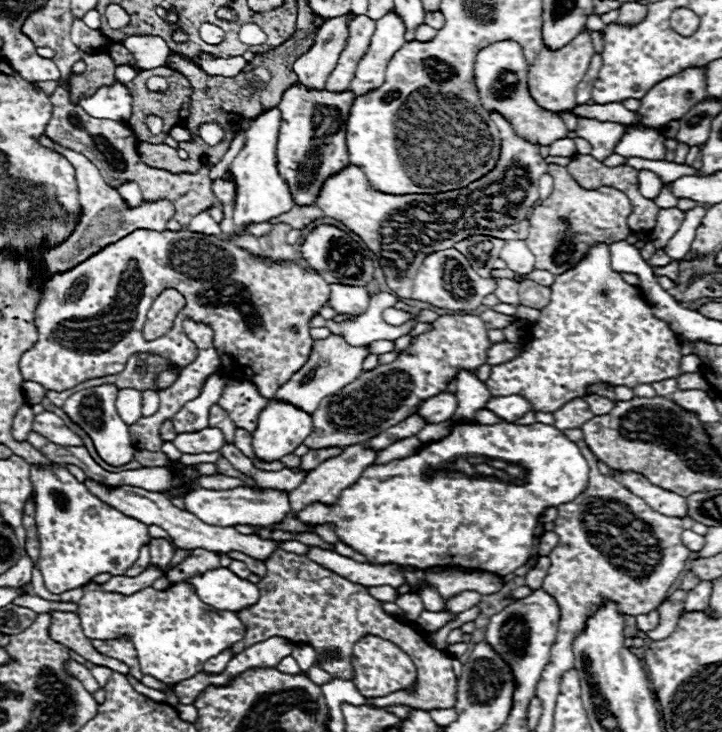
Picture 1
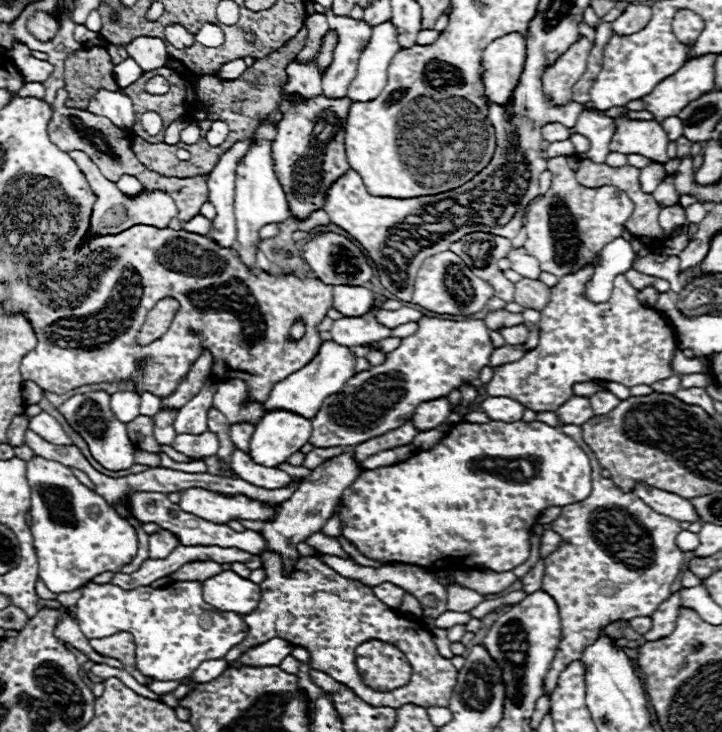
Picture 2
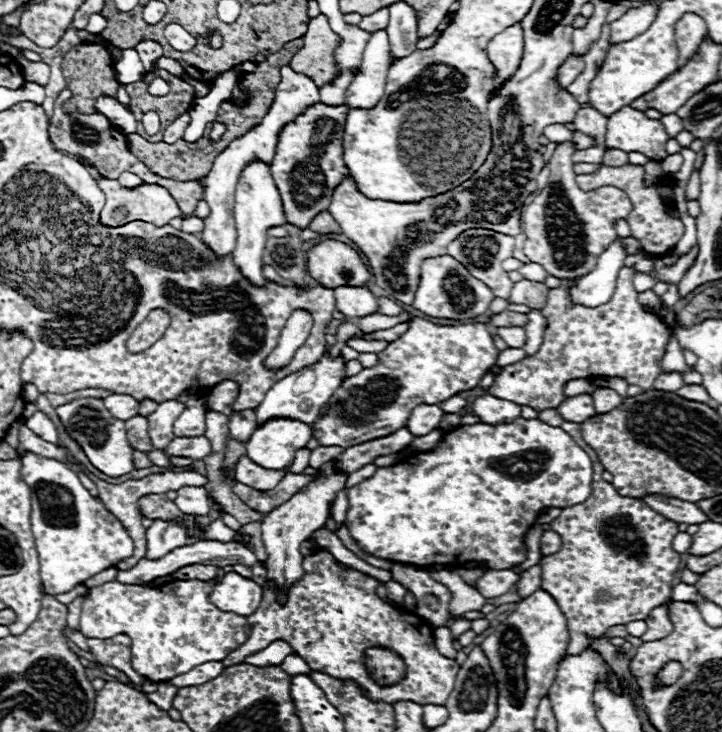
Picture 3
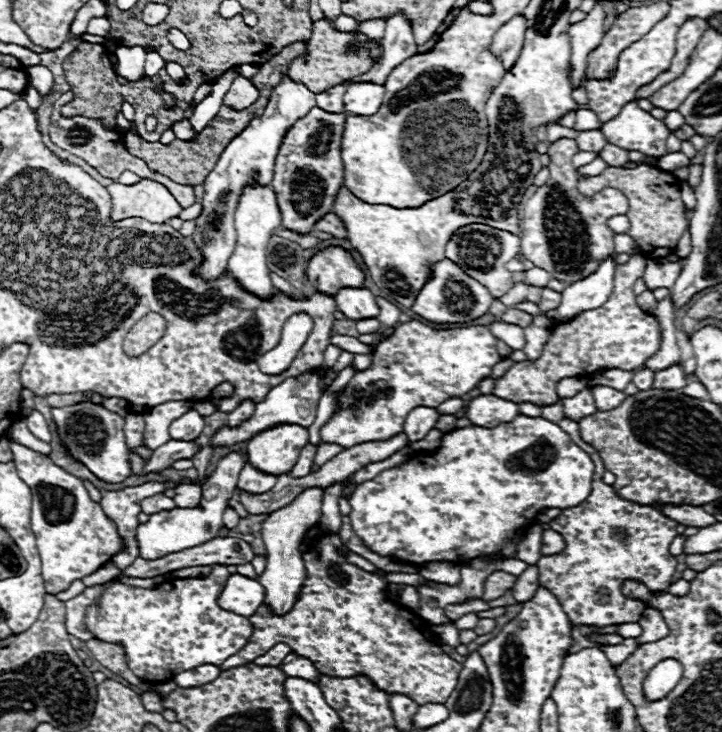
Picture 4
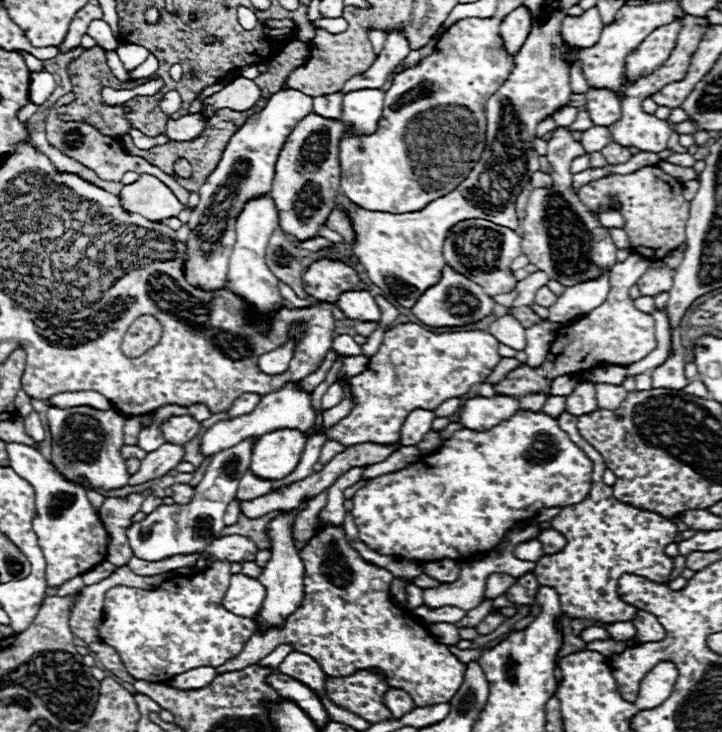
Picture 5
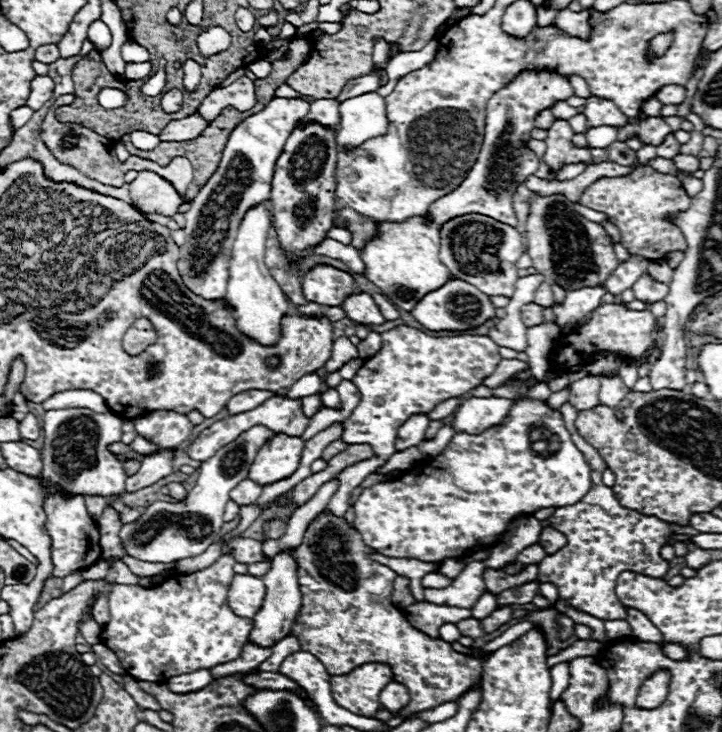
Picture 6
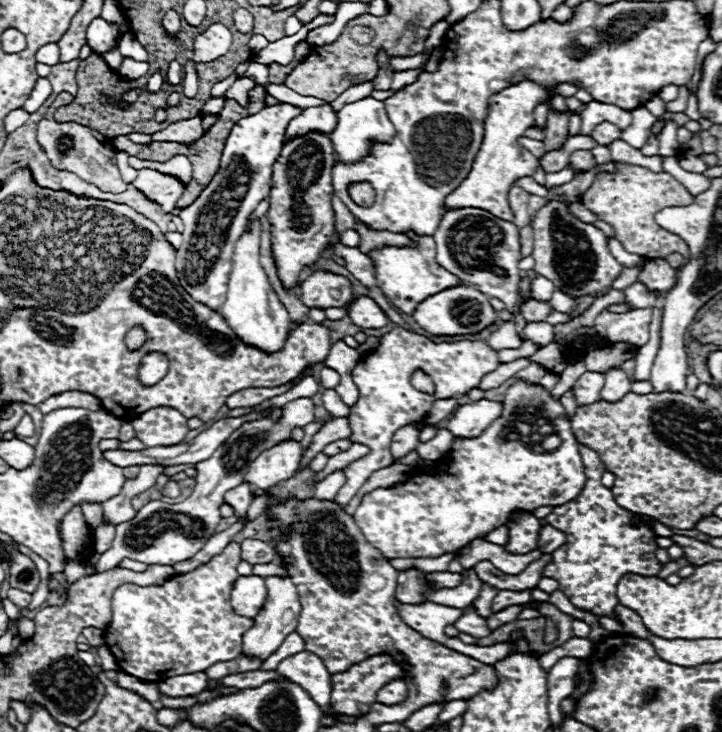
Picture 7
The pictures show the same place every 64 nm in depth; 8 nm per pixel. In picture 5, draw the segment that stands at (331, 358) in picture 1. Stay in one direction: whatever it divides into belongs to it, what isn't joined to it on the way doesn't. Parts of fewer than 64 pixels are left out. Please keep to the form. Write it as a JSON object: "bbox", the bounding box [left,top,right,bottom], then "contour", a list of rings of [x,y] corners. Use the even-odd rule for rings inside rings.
{"bbox":[200,384,316,458],"contour":[[[288,384],[284,386],[282,390],[278,392],[272,392],[272,394],[266,394],[260,404],[250,412],[250,414],[244,414],[244,416],[238,416],[238,418],[230,418],[230,420],[222,420],[222,422],[216,422],[214,426],[210,426],[204,434],[202,434],[202,440],[200,440],[200,452],[204,458],[240,442],[240,438],[248,438],[252,434],[266,434],[266,432],[274,432],[274,430],[282,430],[282,428],[290,428],[290,430],[300,430],[300,432],[306,432],[308,428],[312,428],[316,420],[316,412],[310,410],[310,394],[304,394],[300,390],[296,390],[296,384]]]}

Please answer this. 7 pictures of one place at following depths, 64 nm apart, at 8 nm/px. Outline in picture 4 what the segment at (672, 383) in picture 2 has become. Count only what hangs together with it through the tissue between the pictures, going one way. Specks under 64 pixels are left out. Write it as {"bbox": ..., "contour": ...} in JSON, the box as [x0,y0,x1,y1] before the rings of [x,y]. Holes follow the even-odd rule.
{"bbox":[654,364,688,390],"contour":[[[674,364],[670,368],[658,370],[654,374],[654,388],[662,388],[662,390],[680,390],[688,384],[688,378],[682,370],[682,364]]]}

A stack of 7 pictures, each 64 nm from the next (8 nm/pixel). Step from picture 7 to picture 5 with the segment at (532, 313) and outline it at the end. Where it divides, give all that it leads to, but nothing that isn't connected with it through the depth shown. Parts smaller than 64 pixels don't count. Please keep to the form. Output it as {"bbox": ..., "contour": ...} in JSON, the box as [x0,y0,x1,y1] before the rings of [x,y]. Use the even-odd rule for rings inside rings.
{"bbox":[514,306,542,328],"contour":[[[530,306],[516,308],[516,310],[514,310],[514,316],[516,316],[516,320],[520,320],[520,324],[522,324],[524,328],[530,328],[530,326],[534,326],[534,324],[538,324],[538,322],[542,320]]]}

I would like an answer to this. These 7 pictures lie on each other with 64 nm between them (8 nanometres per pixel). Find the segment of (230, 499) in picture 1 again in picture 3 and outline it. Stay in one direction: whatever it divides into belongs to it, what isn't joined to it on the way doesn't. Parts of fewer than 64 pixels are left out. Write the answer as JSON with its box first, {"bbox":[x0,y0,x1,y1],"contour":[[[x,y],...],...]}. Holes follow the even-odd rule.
{"bbox":[176,486,208,514],"contour":[[[184,486],[178,490],[176,506],[186,514],[208,514],[206,488],[204,486]]]}

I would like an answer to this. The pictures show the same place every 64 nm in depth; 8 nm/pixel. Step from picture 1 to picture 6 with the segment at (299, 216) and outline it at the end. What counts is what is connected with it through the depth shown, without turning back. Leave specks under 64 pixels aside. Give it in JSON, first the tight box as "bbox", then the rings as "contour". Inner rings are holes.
{"bbox":[336,206,378,250],"contour":[[[348,206],[338,208],[338,222],[336,222],[336,226],[340,226],[342,222],[348,222],[348,230],[352,232],[352,246],[356,246],[358,250],[362,250],[378,234],[376,224],[368,222],[364,216],[356,214],[354,210],[348,210]]]}

